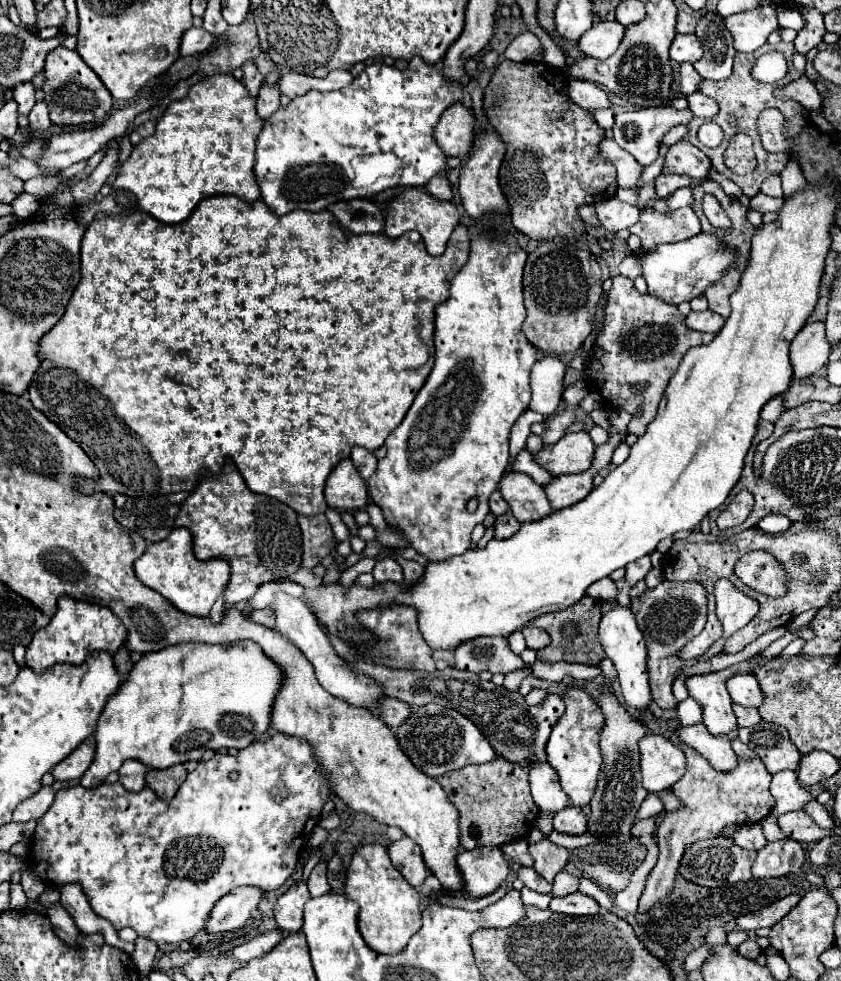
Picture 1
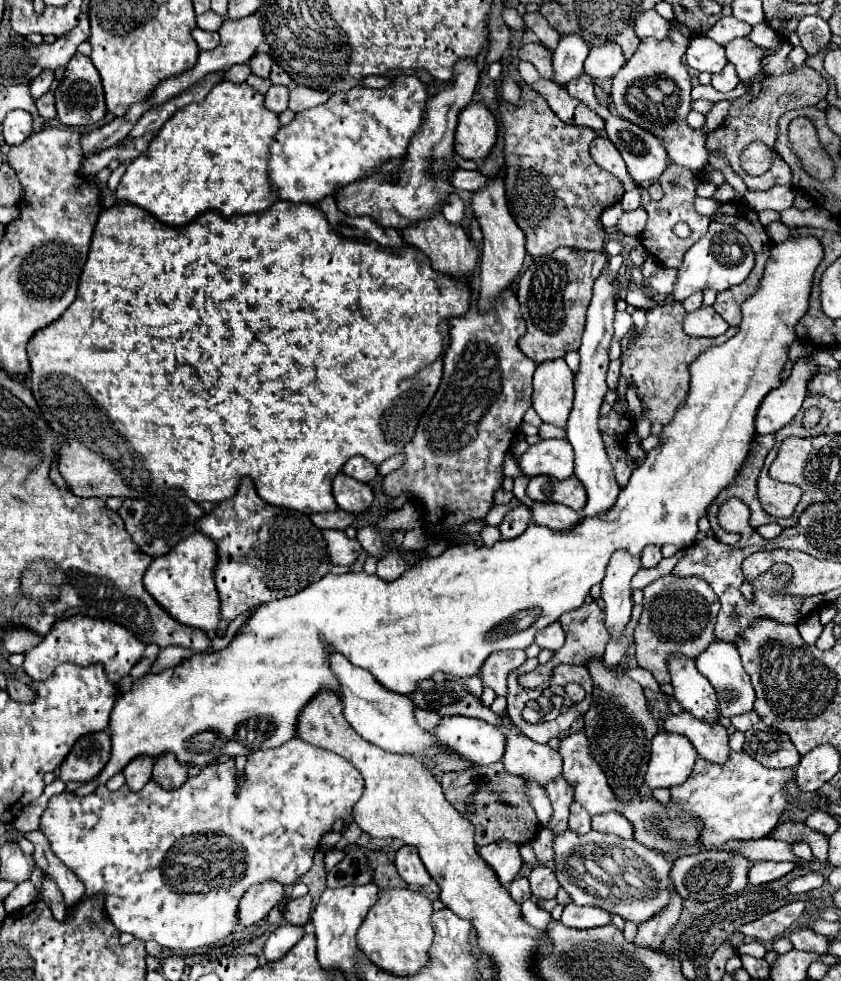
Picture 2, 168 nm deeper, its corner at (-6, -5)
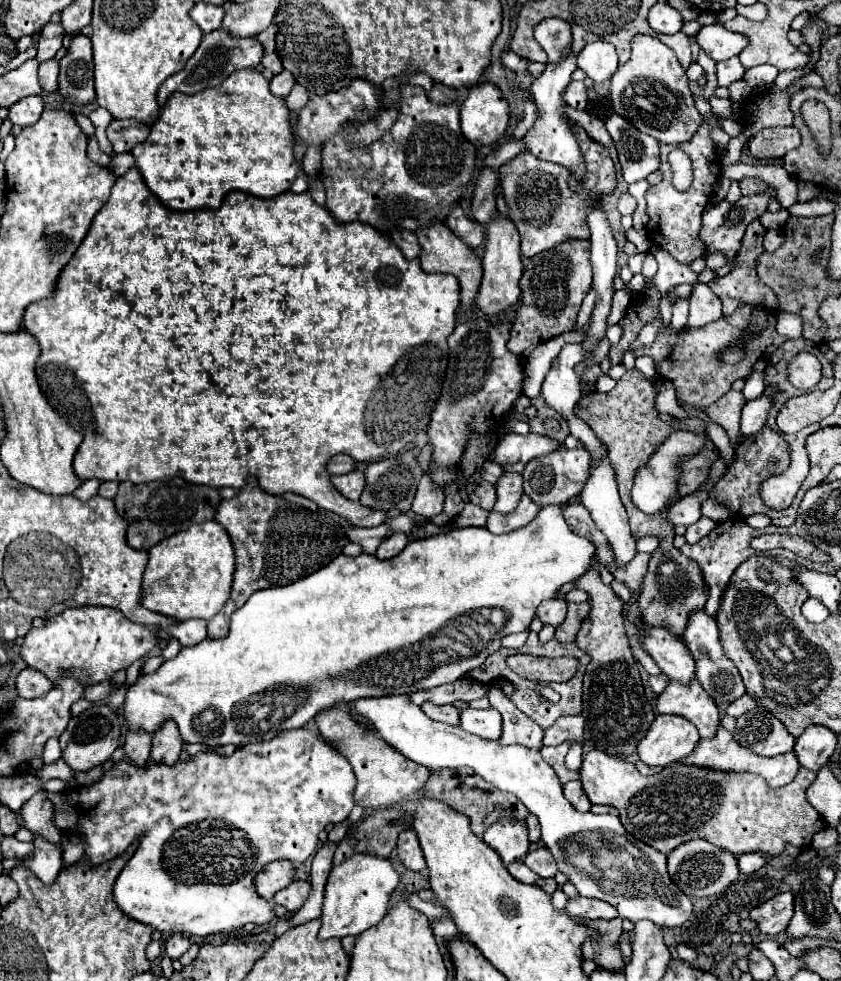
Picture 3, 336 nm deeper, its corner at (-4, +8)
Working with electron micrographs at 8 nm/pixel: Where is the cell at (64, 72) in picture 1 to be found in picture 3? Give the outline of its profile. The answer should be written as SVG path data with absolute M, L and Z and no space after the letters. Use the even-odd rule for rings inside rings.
M78 34L72 38L66 56L60 60L58 92L64 100L86 106L96 98L94 90L94 62L90 38Z

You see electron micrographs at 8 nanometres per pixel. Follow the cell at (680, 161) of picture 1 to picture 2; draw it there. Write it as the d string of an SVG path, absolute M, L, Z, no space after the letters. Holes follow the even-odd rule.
M674 25L666 41L656 41L652 37L642 39L632 59L612 79L612 101L618 117L632 121L642 129L648 129L652 135L660 137L660 143L674 163L698 171L708 165L708 133L686 125L686 115L690 113L692 105L692 85L682 55L686 53L688 43L690 39L676 31Z

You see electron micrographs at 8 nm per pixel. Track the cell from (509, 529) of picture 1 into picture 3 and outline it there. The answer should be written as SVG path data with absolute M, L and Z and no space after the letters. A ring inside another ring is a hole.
M504 472L502 480L498 480L496 484L496 504L494 504L494 512L498 514L510 514L516 510L516 506L520 504L520 498L524 494L522 490L522 476L520 474L508 474Z

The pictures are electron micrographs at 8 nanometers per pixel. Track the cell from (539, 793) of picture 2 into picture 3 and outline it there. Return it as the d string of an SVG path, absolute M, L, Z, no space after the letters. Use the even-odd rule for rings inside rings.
M398 694L398 696L380 696L380 698L358 698L352 702L352 708L358 716L366 718L370 726L380 734L382 740L386 740L392 748L396 748L400 754L410 758L416 764L422 764L430 768L432 772L438 768L460 768L468 766L474 768L486 782L494 784L502 792L514 794L528 810L540 820L542 826L542 842L546 848L552 852L558 870L568 876L568 880L576 886L580 896L588 898L598 898L608 904L612 904L620 918L628 918L632 922L636 920L652 920L658 926L674 928L686 922L692 914L692 902L690 898L670 880L668 870L666 870L666 854L660 850L644 844L642 840L632 838L618 816L612 814L592 814L592 812L578 812L562 794L562 786L558 778L554 776L554 770L542 760L538 750L530 750L526 746L500 746L500 742L494 740L482 740L474 734L464 732L460 726L450 726L442 722L430 720L420 706L412 704L408 694Z

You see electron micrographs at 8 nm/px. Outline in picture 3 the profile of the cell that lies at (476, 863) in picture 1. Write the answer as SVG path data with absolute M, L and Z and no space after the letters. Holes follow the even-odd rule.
M500 820L500 824L492 824L484 832L482 840L498 852L506 866L522 858L530 848L528 828L524 820Z

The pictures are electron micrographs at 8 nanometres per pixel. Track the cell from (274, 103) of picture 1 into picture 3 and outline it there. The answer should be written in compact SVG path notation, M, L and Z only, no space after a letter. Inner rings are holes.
M280 72L280 74L276 74L272 80L270 80L270 92L274 94L274 96L280 96L280 98L286 98L288 94L290 94L290 90L292 90L292 86L294 86L294 76L290 74L290 72Z

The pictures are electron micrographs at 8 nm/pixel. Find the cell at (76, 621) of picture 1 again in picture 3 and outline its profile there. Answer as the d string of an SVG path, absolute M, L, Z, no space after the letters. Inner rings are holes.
M76 606L48 618L46 626L32 628L22 640L20 656L30 668L42 672L52 682L58 678L60 670L70 670L74 676L96 684L110 680L114 672L128 668L156 644L158 638L146 626L126 620L126 616L114 608Z

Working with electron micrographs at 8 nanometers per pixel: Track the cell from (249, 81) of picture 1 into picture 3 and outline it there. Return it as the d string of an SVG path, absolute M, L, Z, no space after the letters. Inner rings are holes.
M268 26L264 32L260 32L260 34L256 36L266 54L274 52L274 36L276 36L276 28L274 28L274 26Z

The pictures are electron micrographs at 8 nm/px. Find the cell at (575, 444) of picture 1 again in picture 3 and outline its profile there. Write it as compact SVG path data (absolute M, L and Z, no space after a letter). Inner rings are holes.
M506 434L504 440L500 440L500 444L492 450L490 460L498 462L498 464L514 464L514 462L530 462L538 456L546 456L552 454L556 450L560 450L562 444L558 440L552 440L544 434Z

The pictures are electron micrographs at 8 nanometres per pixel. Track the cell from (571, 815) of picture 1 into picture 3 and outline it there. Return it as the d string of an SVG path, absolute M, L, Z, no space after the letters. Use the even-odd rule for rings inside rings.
M568 782L568 784L564 784L564 796L580 812L588 812L590 806L592 806L590 800L588 800L588 796L584 794L580 782Z

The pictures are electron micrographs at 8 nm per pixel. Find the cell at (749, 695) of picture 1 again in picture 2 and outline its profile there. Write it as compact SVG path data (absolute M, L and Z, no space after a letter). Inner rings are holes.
M714 641L712 645L708 645L708 649L704 649L704 653L700 653L700 657L694 659L698 671L702 675L706 675L706 679L710 681L710 685L716 689L716 697L718 697L718 713L720 717L734 717L734 715L742 715L746 711L750 711L754 707L754 689L750 685L750 677L744 671L742 663L740 663L740 655L738 649L734 647L734 643L726 643L726 641Z

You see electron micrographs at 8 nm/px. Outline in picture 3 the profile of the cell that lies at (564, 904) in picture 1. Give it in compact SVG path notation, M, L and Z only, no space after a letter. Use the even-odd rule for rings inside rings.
M582 896L570 898L564 912L570 918L580 918L580 920L596 920L596 918L610 920L610 918L618 916L618 912L614 912L612 904L606 904L596 898L582 898Z

